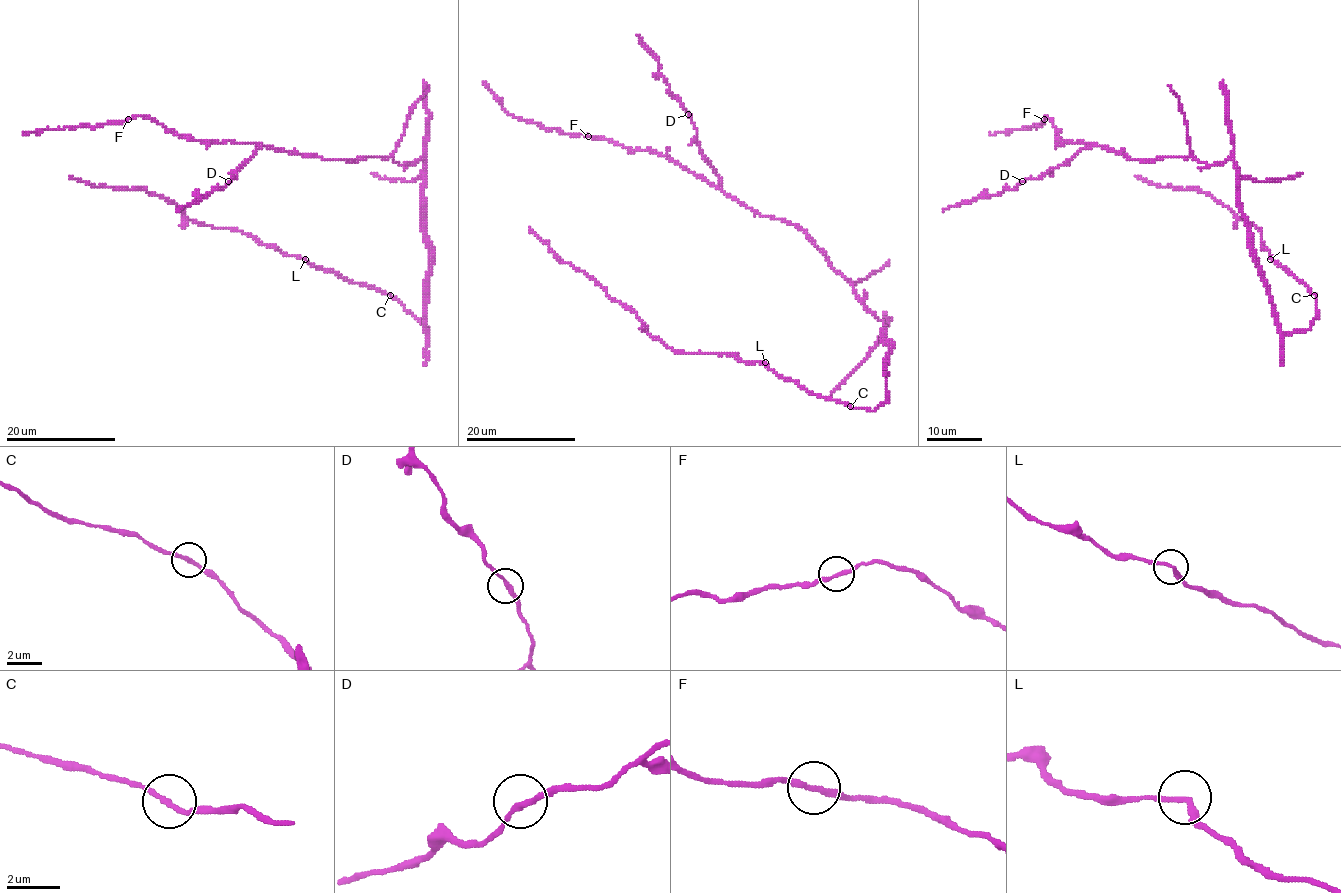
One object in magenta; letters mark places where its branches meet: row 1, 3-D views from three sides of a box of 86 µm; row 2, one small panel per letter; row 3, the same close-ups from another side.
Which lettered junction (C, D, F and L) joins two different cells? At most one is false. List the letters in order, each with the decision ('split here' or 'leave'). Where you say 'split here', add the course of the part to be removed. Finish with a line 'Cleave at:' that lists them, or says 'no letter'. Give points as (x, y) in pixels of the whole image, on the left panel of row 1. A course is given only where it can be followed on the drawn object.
C: leave
D: leave
F: leave
L: leave
Cleave at: no letter

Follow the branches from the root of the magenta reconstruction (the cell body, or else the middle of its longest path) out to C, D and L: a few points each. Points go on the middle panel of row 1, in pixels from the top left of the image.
C: (887, 344), (889, 347), (885, 365), (888, 399), (874, 410), (850, 406)
D: (887, 344), (883, 322), (804, 232), (781, 219), (756, 214), (722, 189), (719, 176), (702, 152), (688, 114)
L: (887, 344), (888, 399), (874, 410), (813, 395), (792, 380), (777, 376), (765, 362)

